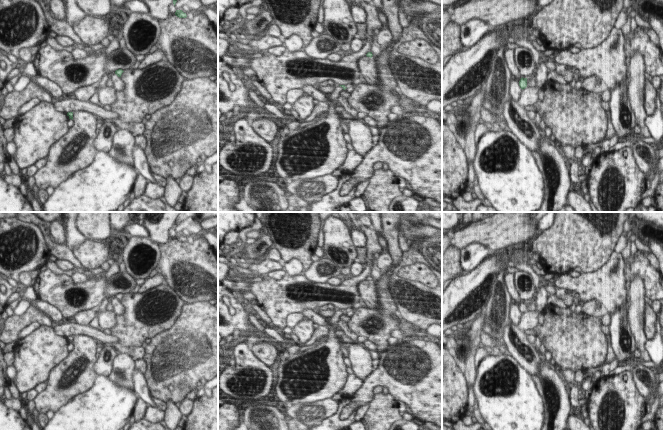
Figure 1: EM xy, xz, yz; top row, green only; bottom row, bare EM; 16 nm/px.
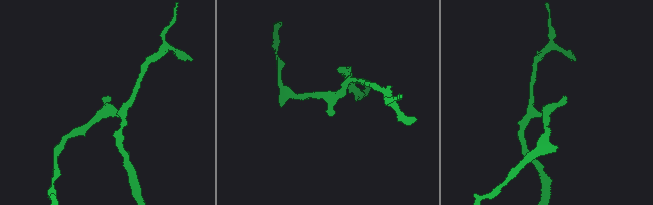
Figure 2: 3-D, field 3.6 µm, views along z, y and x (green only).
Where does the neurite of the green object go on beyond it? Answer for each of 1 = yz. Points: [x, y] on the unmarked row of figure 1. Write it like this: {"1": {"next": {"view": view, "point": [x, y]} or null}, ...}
{"1": {"next": null}}

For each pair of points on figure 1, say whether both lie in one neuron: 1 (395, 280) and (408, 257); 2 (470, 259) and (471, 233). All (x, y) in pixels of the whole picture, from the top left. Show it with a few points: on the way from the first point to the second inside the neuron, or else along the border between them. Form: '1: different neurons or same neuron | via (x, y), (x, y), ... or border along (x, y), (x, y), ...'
1: same neuron | via (395, 274), (395, 270), (402, 263)
2: different neurons | border along (460, 250), (473, 243), (481, 243), (490, 254)

